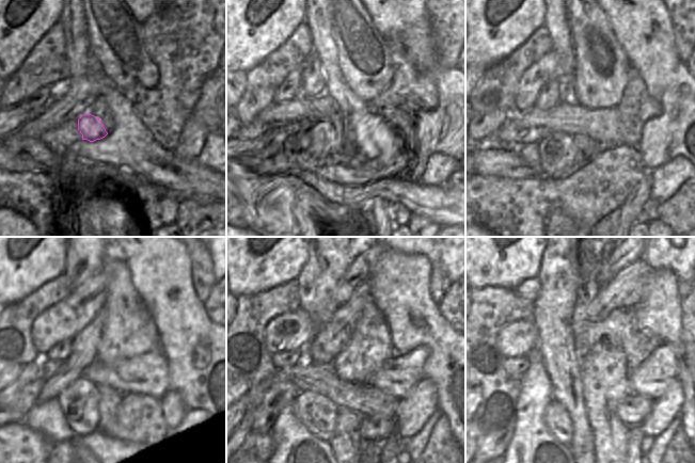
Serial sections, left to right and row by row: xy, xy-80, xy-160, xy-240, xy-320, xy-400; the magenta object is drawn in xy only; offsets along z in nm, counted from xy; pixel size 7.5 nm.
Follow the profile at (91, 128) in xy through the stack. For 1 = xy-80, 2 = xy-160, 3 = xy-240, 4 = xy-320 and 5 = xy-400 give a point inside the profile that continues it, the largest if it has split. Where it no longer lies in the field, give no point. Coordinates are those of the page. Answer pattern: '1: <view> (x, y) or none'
1: xy-80 (320, 139)
2: xy-160 (556, 150)
3: xy-240 (79, 400)
4: xy-320 (318, 414)
5: xy-400 (557, 419)

